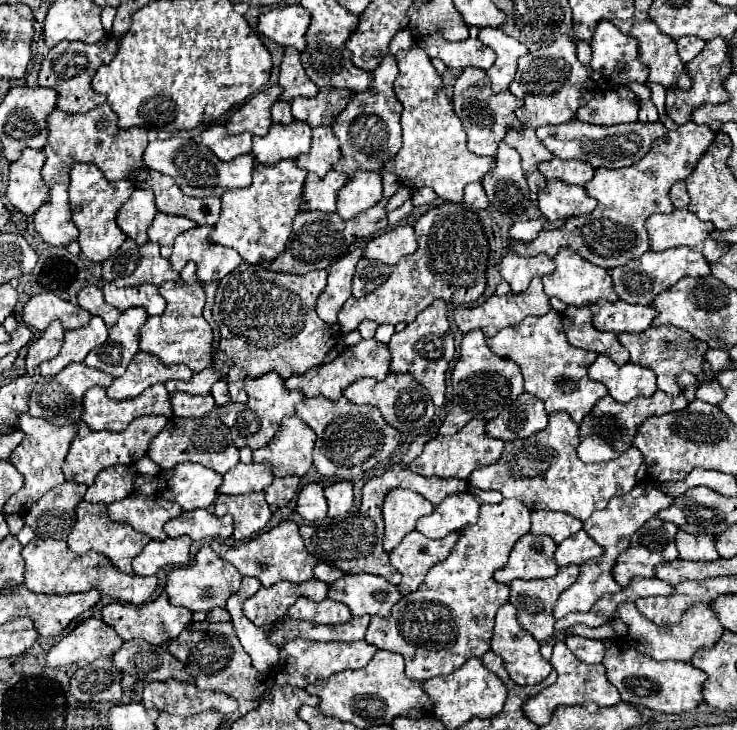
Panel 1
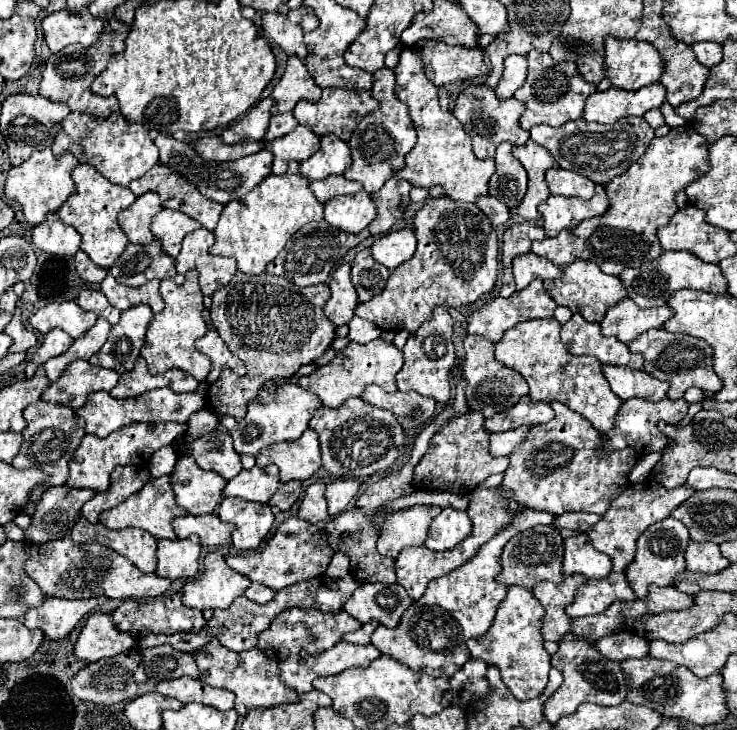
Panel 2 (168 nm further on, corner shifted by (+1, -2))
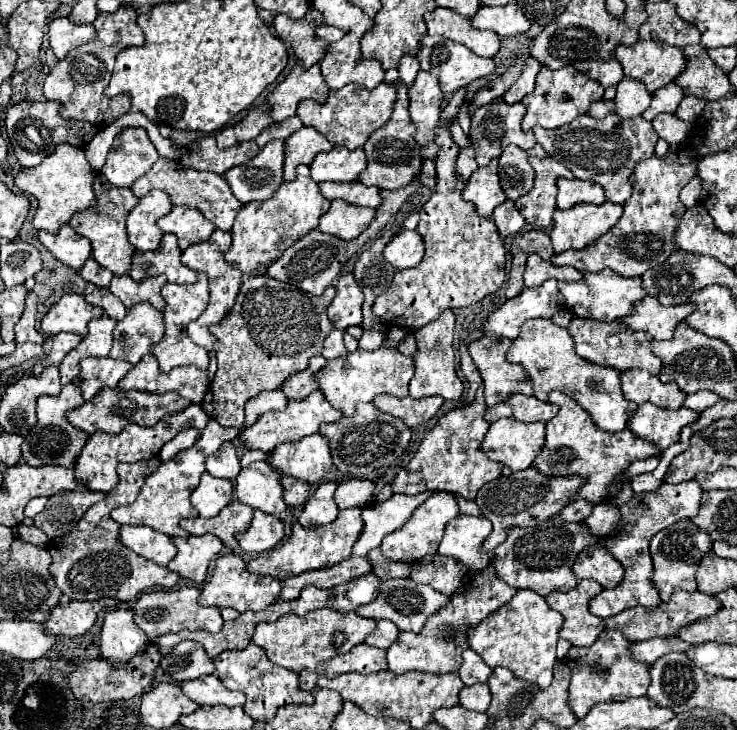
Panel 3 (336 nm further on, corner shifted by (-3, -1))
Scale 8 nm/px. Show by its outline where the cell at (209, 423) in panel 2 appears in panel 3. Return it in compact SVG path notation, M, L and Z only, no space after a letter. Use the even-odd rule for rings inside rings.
M209 472L201 476L199 486L191 494L191 504L199 510L199 516L213 518L233 498L233 484L223 478L213 478Z

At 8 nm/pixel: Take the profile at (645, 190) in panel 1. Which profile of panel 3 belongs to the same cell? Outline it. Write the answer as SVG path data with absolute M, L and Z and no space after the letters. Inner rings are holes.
M687 142L671 146L667 158L653 156L651 160L641 160L631 176L633 196L627 200L627 204L623 204L625 212L619 224L615 224L607 236L601 236L595 244L591 244L591 248L555 254L551 262L559 266L573 266L583 272L601 272L603 268L611 268L629 278L643 276L647 270L663 264L677 250L673 236L681 216L687 212L679 200L679 192L697 174L697 162L699 154Z

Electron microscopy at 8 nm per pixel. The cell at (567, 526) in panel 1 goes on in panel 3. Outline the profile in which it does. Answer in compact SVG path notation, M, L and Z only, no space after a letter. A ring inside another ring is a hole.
M603 502L603 504L595 504L591 516L585 522L589 524L593 536L605 538L605 536L609 536L617 528L619 518L621 518L619 508L609 504L609 502Z

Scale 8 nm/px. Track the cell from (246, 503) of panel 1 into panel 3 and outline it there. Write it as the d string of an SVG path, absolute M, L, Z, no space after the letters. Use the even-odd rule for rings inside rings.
M255 510L251 526L245 532L237 534L237 542L245 552L261 554L261 552L275 548L283 536L285 534L283 534L281 520L275 520L275 516L267 516L263 512Z

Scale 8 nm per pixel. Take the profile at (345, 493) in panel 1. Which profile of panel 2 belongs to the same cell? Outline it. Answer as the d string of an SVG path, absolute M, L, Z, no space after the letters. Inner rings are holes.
M337 479L327 485L325 499L329 503L329 517L335 517L347 509L347 505L353 501L353 497L359 491L359 483L353 479Z

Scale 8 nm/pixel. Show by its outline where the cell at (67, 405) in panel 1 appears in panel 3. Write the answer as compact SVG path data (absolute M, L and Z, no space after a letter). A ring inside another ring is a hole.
M87 356L81 360L81 374L75 378L75 384L81 388L83 398L91 400L101 388L115 388L131 368L133 364L127 360Z

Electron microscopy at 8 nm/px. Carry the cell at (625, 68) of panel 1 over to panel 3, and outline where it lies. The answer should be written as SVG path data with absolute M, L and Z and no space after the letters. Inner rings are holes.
M637 40L629 48L619 46L615 56L621 62L625 76L641 80L651 94L673 82L685 70L687 62L681 48L651 40Z

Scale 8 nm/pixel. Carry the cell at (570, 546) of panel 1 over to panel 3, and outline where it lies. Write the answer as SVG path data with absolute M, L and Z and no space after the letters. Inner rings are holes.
M603 546L585 548L579 554L579 560L573 564L573 572L577 578L591 578L597 580L603 588L617 588L623 582L625 568L609 556Z

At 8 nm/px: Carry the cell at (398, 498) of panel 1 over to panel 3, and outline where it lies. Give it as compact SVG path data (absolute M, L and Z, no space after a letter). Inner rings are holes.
M435 492L433 496L429 496L407 520L407 524L391 534L387 534L381 542L381 552L385 558L389 560L399 560L399 562L413 562L413 560L421 560L427 554L435 554L437 546L443 538L445 526L449 520L459 516L459 506L455 496L451 496L449 492Z

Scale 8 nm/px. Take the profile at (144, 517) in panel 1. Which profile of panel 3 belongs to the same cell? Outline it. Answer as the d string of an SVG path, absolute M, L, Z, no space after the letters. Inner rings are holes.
M209 420L205 430L201 432L201 438L187 450L181 450L173 460L163 462L157 472L145 478L145 484L137 496L137 500L129 506L119 506L111 512L111 518L119 524L145 524L153 530L159 530L167 536L189 536L187 530L179 526L183 518L197 518L199 512L191 506L191 490L199 484L201 474L205 472L205 460L207 456L215 454L219 446L227 440L235 440L239 436L239 428L223 428L219 422Z

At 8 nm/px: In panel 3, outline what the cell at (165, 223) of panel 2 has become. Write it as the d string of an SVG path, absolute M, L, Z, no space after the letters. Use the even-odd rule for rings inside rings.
M173 206L173 210L159 218L157 224L163 232L171 232L179 238L181 250L187 250L191 244L205 242L215 230L215 224L211 224L199 210L189 206Z

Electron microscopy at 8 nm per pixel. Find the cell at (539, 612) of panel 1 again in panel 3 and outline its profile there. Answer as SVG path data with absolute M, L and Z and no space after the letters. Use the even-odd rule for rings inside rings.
M579 580L577 588L569 592L551 592L547 596L547 604L565 618L561 638L567 638L573 646L591 646L605 630L603 620L589 612L589 602L601 590L603 586L595 580Z

